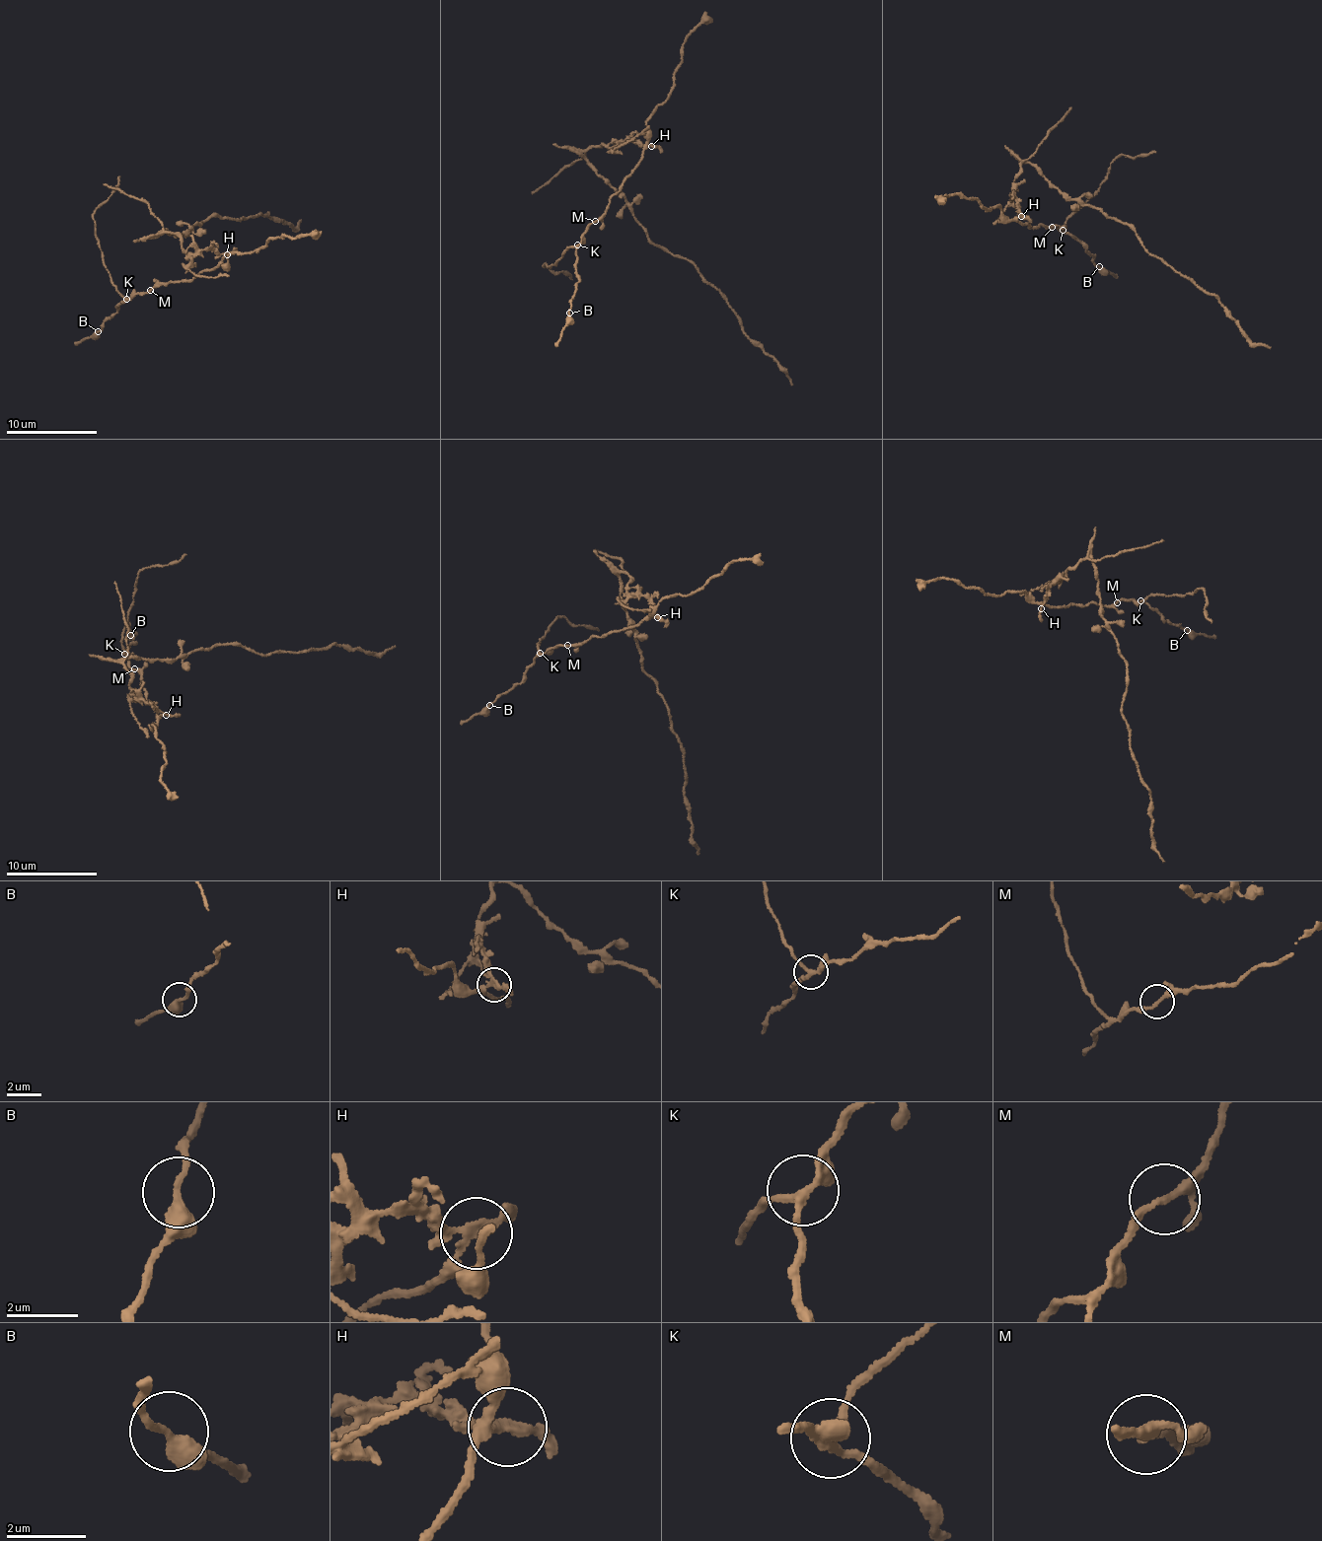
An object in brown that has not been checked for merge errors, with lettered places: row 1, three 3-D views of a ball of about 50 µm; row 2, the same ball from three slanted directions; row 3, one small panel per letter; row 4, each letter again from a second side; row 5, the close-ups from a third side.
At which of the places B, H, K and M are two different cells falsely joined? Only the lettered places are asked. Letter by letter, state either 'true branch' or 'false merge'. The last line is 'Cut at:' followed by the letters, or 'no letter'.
B: true branch
H: false merge
K: false merge
M: true branch
Cut at: H, K

